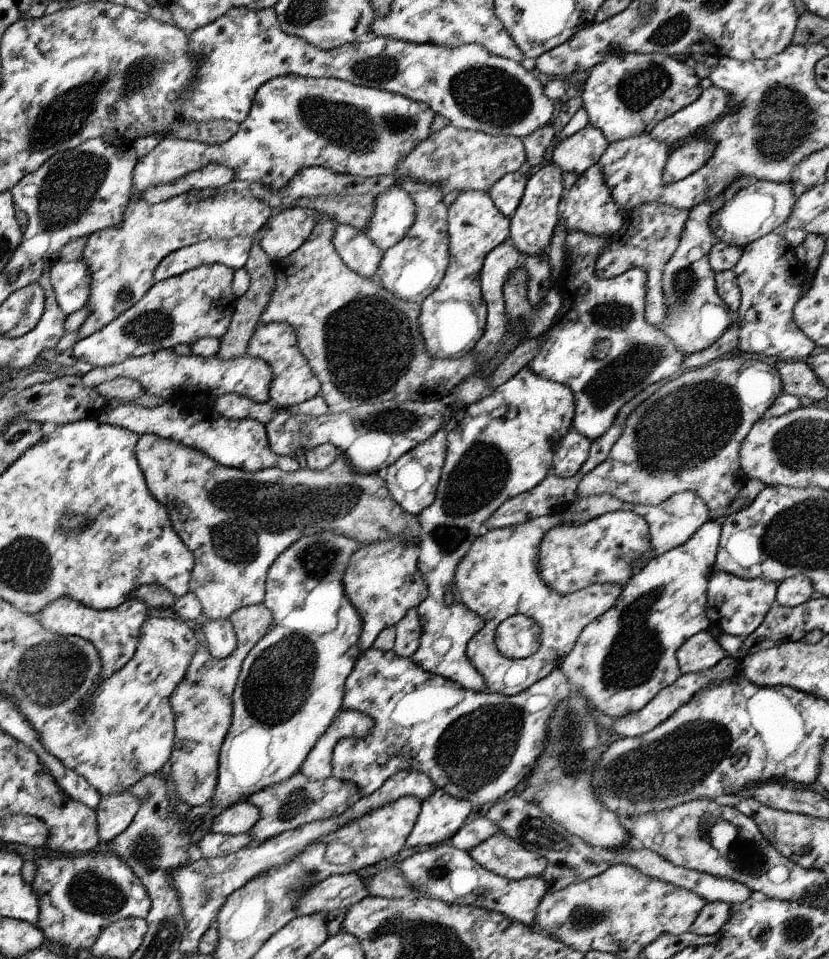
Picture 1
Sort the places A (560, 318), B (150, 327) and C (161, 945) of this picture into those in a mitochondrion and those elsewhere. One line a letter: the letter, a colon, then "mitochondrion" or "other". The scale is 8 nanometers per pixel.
A: other
B: mitochondrion
C: mitochondrion

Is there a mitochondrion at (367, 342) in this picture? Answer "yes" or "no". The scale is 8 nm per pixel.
yes

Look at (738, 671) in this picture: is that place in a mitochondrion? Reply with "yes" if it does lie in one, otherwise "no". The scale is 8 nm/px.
no

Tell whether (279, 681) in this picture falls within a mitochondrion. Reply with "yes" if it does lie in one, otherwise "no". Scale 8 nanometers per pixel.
yes

